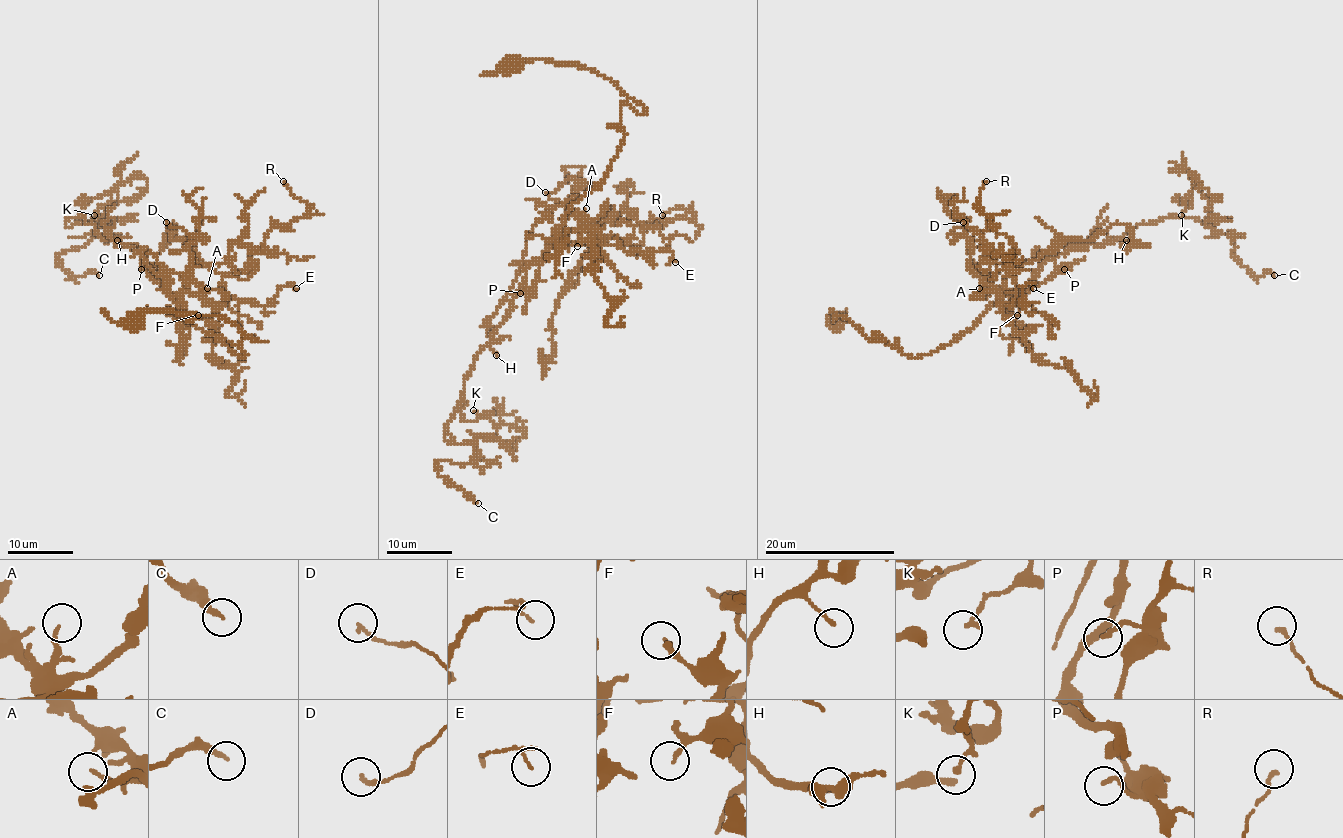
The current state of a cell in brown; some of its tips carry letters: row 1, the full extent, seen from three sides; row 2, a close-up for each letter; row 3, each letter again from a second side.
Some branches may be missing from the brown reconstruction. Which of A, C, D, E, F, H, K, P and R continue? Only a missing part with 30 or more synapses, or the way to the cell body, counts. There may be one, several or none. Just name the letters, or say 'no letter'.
no letter

